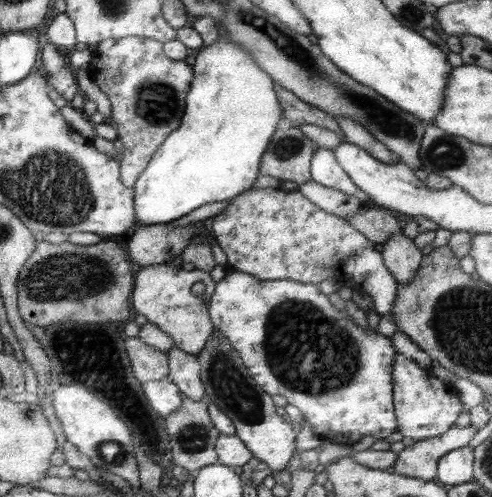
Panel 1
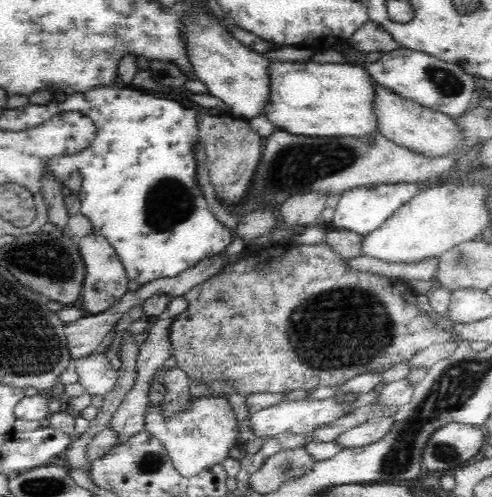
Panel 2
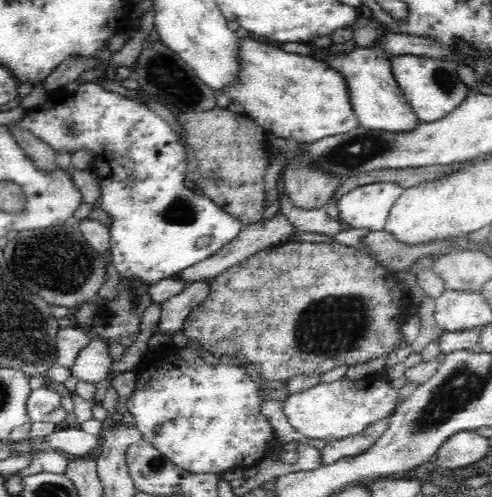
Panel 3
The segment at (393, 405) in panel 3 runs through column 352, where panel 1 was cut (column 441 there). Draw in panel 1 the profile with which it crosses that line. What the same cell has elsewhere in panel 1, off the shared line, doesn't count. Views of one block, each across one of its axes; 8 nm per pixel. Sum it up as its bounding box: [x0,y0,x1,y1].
[393,352,463,442]

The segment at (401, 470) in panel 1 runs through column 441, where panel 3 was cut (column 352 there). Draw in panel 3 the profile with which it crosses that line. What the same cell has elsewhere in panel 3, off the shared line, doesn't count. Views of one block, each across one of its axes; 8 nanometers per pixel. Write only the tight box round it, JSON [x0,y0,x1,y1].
[322,418,390,466]

